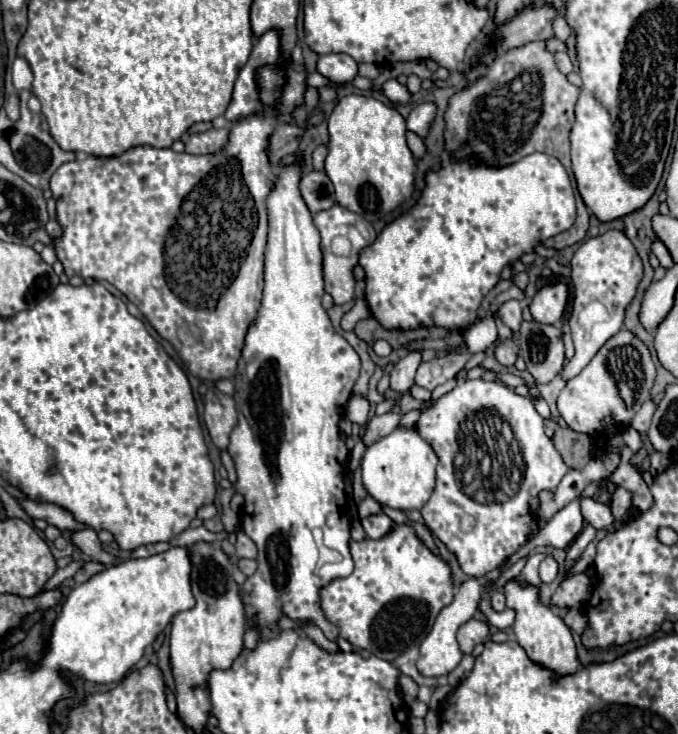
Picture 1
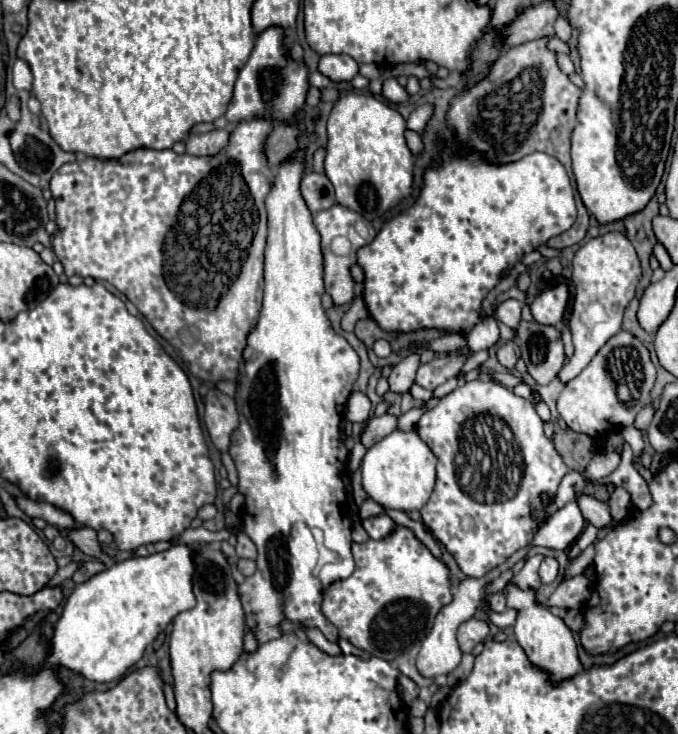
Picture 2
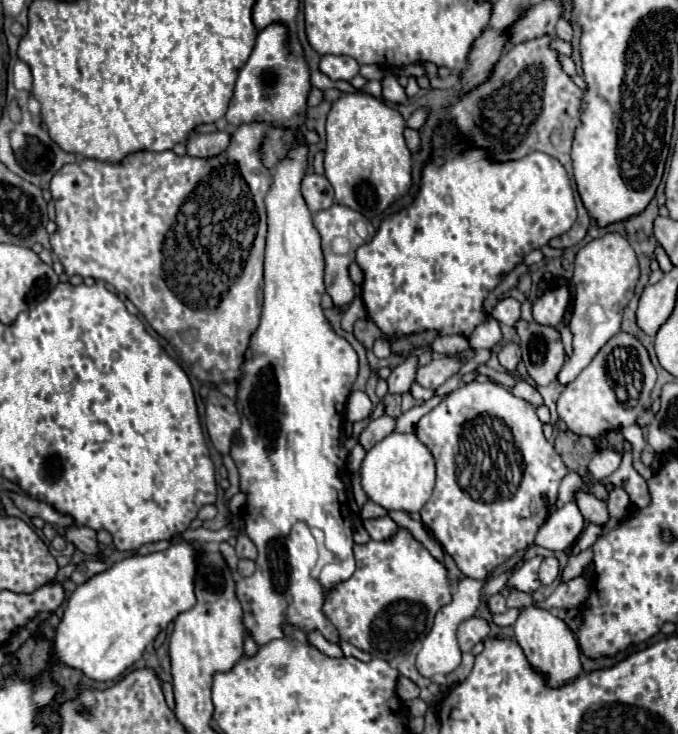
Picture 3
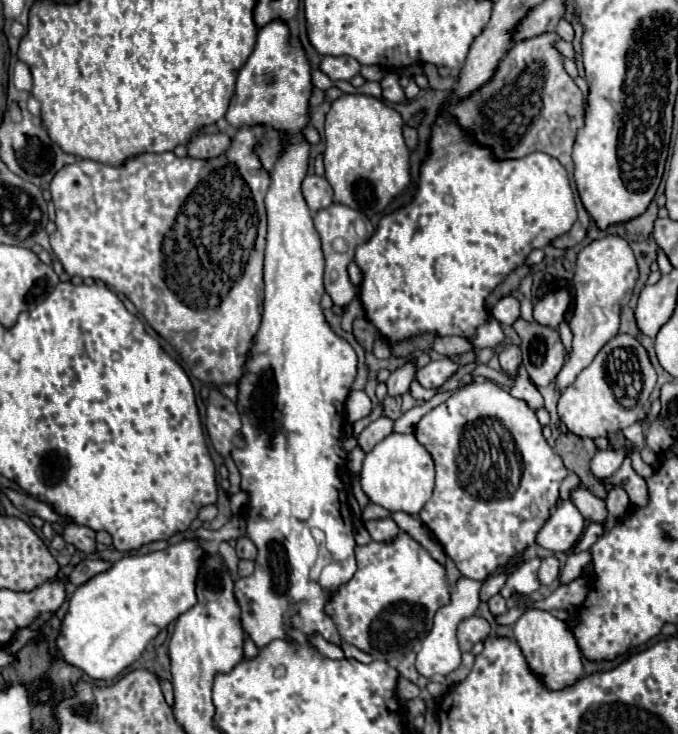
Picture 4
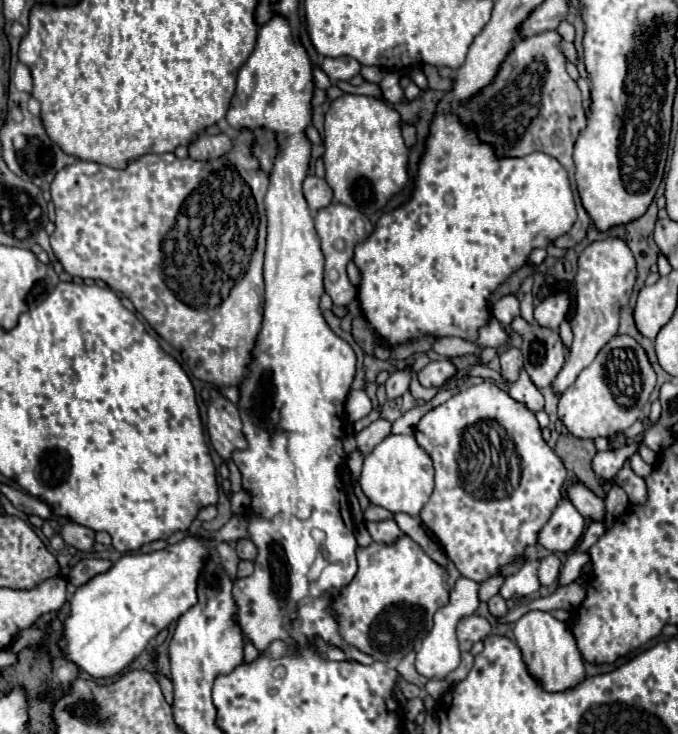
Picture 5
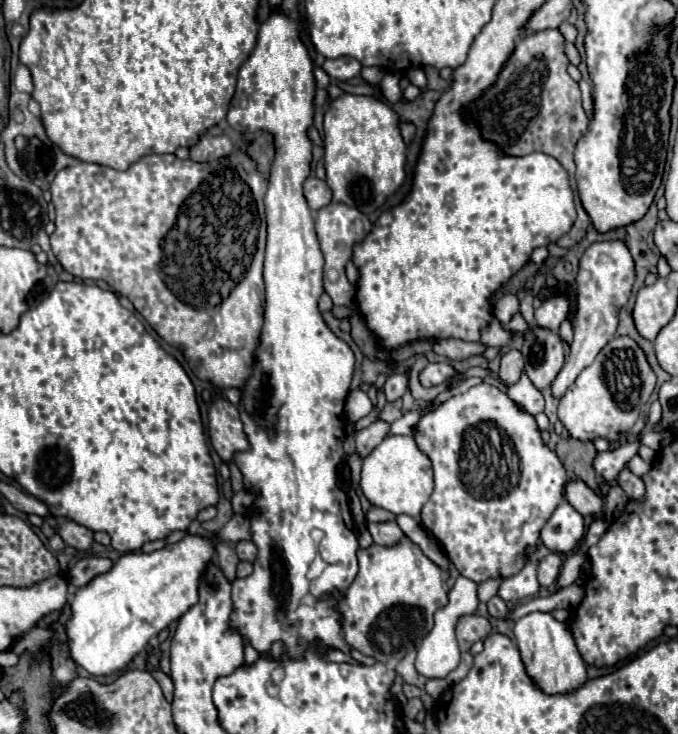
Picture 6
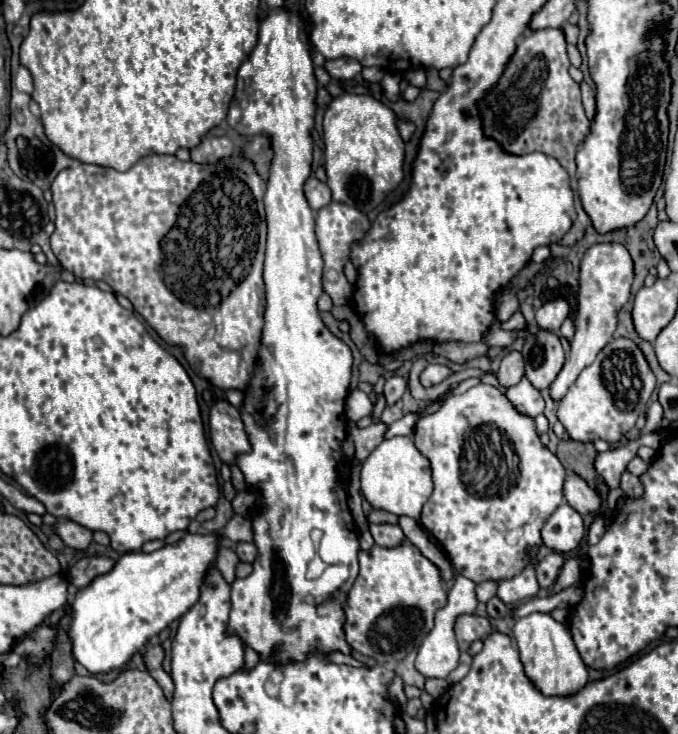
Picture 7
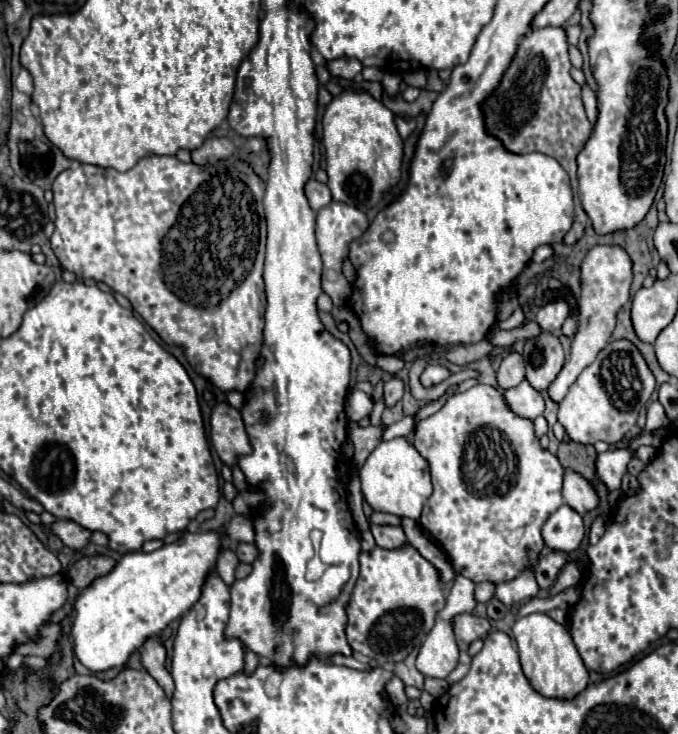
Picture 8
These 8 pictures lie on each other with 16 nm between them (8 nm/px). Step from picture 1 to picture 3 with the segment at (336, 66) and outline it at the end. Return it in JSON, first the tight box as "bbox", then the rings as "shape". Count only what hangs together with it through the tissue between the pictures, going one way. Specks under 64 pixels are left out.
{"bbox":[318,54,360,82],"shape":[[[330,54],[330,56],[322,56],[318,68],[334,82],[338,82],[338,80],[350,82],[358,74],[360,64],[350,56],[332,56]]]}

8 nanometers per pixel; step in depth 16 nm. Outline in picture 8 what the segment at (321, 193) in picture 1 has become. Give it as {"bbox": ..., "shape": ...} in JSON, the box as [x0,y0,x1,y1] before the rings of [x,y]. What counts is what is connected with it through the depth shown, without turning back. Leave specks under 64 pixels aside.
{"bbox":[304,178,332,212],"shape":[[[310,178],[304,186],[304,192],[306,192],[306,198],[310,202],[310,208],[314,212],[318,212],[320,208],[328,206],[332,202],[332,196],[330,196],[330,188],[322,182],[318,182],[316,178]]]}

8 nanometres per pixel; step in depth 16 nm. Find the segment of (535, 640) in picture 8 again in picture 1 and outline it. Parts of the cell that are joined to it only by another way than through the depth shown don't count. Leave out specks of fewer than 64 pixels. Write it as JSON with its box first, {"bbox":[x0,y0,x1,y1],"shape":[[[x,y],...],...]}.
{"bbox":[504,578,580,676],"shape":[[[516,578],[508,580],[504,584],[506,604],[516,612],[516,620],[512,624],[514,636],[518,644],[526,650],[530,660],[554,670],[558,676],[572,674],[580,668],[578,656],[576,656],[576,644],[572,638],[572,630],[564,624],[564,620],[552,612],[550,604],[544,604],[540,600],[540,588],[534,584],[520,584]]]}

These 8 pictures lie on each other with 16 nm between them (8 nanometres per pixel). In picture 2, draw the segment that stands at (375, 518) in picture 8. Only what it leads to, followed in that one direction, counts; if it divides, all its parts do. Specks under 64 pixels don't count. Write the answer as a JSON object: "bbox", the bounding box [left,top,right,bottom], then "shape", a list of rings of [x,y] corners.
{"bbox":[360,498,384,518],"shape":[[[366,498],[360,506],[360,518],[368,518],[368,516],[378,516],[378,514],[384,514],[382,506],[378,502],[374,502],[372,498]]]}

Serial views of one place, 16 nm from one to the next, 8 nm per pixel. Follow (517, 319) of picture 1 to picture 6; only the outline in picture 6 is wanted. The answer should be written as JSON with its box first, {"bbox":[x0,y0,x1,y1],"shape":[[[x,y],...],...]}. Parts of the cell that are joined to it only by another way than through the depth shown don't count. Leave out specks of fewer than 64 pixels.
{"bbox":[493,293,520,321],"shape":[[[508,293],[502,296],[493,306],[493,315],[499,321],[510,321],[519,312],[520,302],[515,294]]]}

